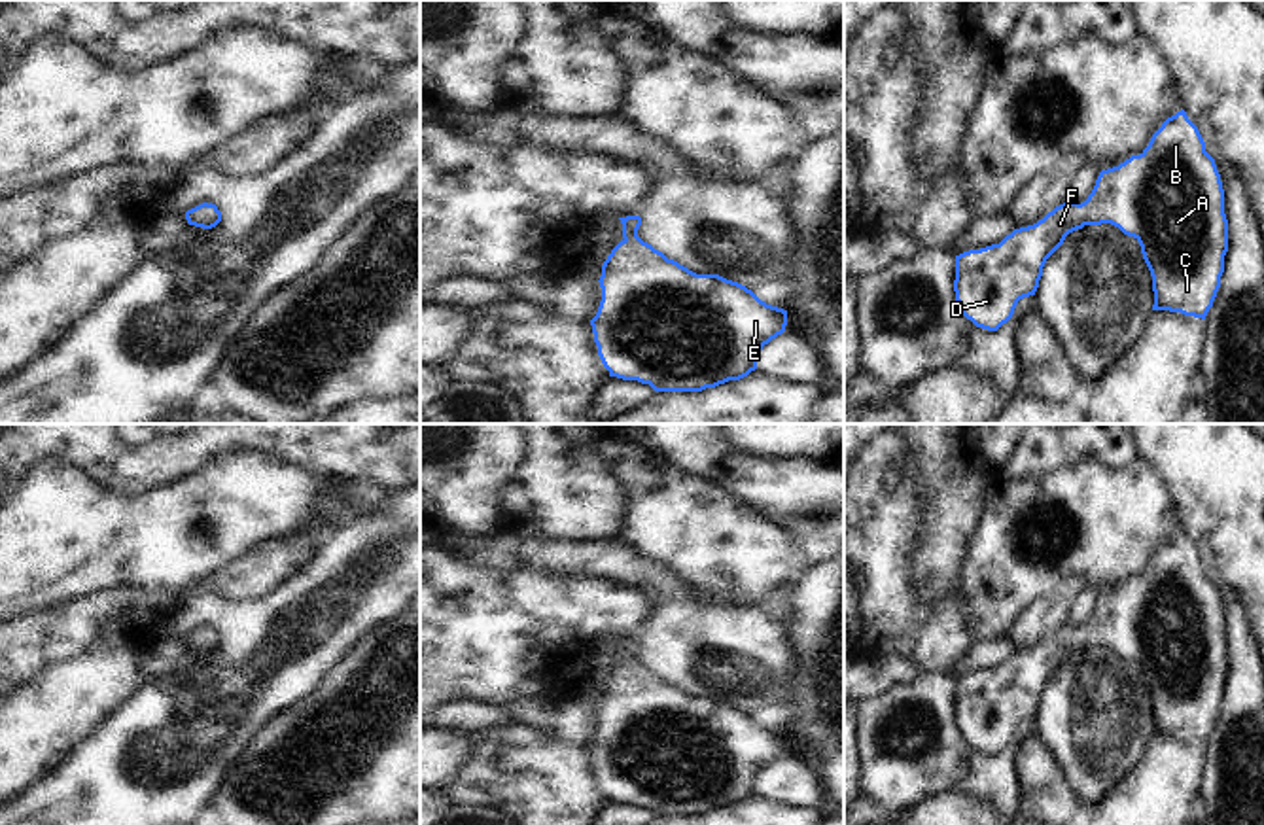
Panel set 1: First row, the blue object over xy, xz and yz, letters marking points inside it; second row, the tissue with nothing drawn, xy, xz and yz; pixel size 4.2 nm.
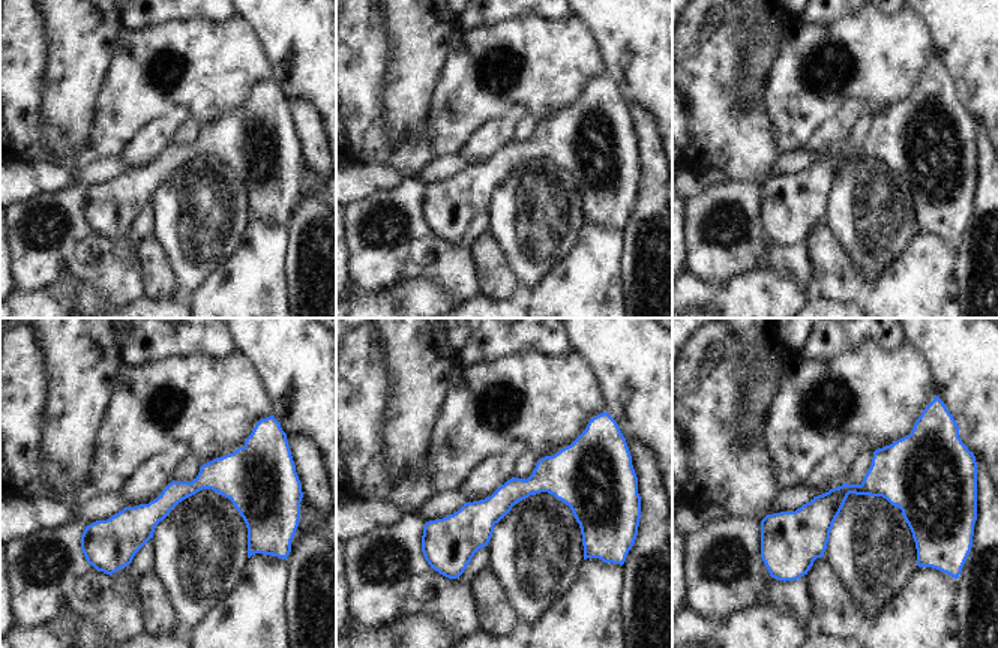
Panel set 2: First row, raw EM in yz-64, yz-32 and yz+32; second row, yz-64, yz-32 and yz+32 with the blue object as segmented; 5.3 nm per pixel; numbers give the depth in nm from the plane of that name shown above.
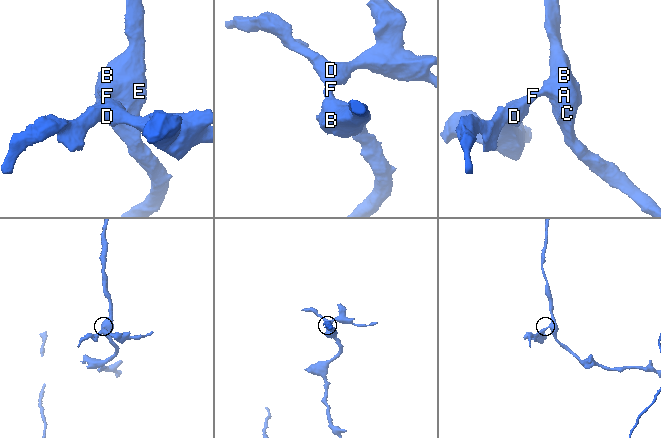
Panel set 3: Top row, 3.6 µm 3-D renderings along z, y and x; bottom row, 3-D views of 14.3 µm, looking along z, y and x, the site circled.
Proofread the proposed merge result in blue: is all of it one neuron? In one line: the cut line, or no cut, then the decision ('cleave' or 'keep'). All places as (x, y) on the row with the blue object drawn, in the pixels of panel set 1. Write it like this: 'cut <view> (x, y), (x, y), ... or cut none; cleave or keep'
cut none; keep

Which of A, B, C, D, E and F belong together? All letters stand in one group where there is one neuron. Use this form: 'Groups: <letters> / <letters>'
Groups: A B C D E F.

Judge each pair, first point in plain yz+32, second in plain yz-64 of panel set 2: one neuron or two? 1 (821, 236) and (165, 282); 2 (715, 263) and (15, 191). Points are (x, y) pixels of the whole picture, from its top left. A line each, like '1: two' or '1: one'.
1: one
2: two

